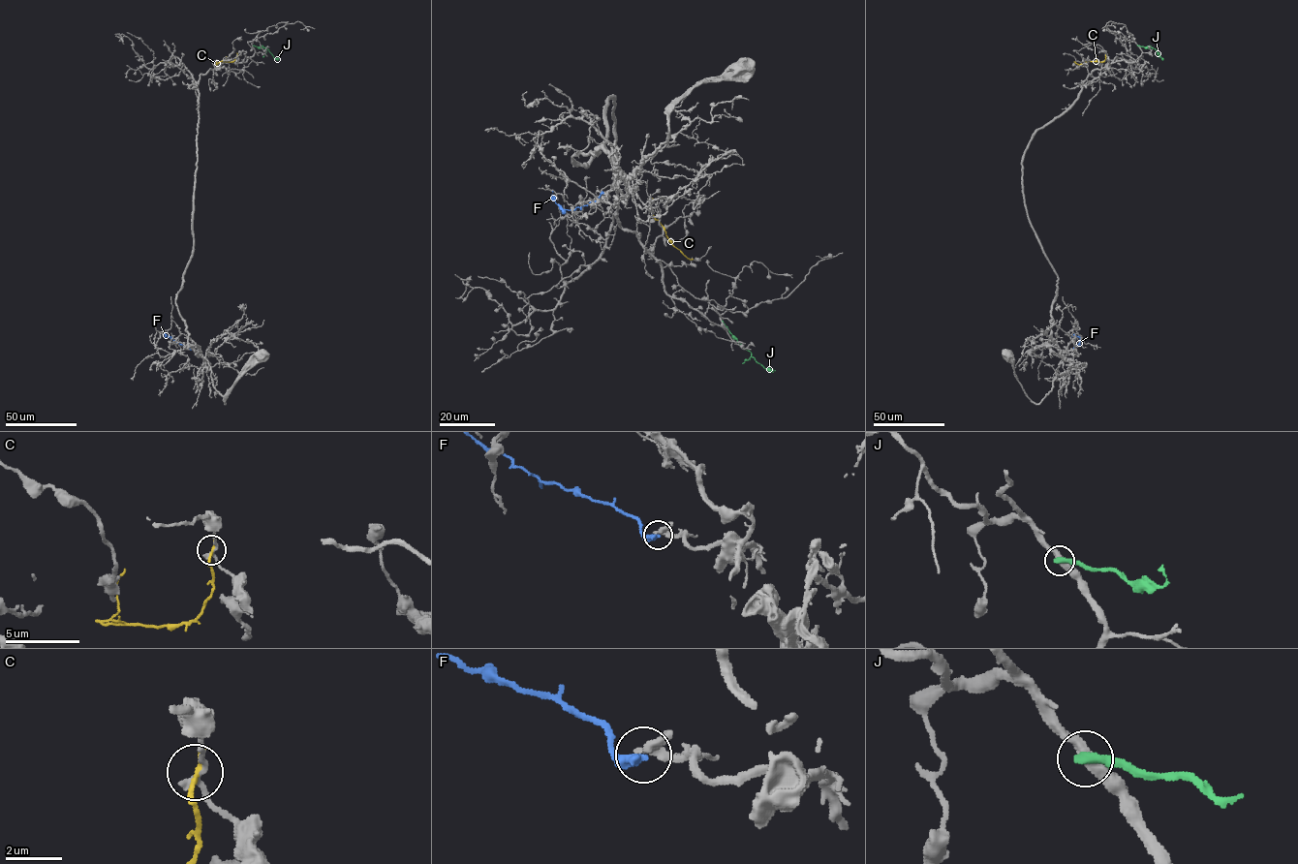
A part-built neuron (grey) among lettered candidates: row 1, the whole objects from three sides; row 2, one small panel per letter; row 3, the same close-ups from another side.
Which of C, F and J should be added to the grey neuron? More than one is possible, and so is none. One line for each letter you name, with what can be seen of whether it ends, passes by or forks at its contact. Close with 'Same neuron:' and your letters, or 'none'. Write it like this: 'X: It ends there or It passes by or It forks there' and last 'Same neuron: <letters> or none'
Same neuron: none

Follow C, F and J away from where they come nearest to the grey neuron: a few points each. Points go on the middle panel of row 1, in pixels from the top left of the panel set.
C: (692, 259), (676, 248), (664, 228), (653, 216), (652, 198)
F: (603, 193), (594, 201), (568, 210), (555, 201), (552, 191)
J: (723, 322), (737, 342), (765, 369), (775, 370)

